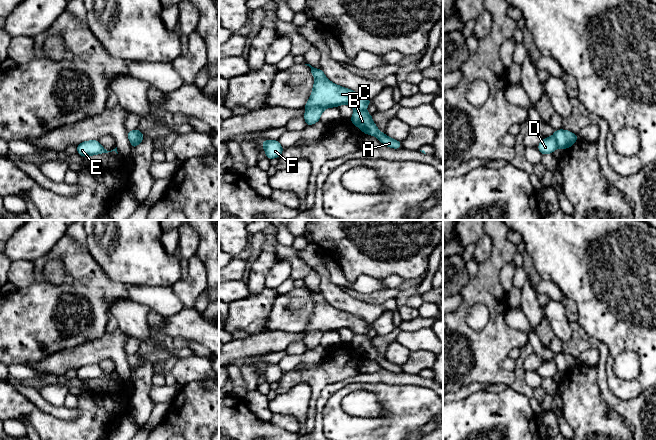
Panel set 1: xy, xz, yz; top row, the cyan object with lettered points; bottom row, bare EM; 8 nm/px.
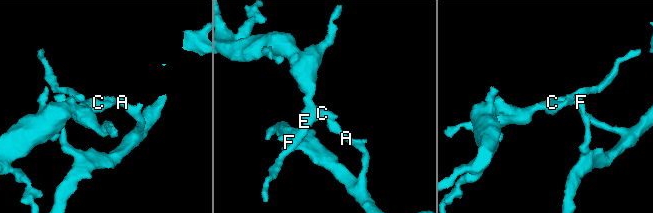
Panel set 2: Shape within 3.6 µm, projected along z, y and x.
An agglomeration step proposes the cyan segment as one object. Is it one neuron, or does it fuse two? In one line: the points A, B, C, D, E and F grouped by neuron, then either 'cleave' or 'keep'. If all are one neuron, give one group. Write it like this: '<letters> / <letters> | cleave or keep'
A B F / C D E | cleave

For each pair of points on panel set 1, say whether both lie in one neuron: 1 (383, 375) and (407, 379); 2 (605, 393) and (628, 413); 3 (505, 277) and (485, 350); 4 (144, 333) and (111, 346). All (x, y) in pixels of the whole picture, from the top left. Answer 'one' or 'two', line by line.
1: one
2: one
3: two
4: two

